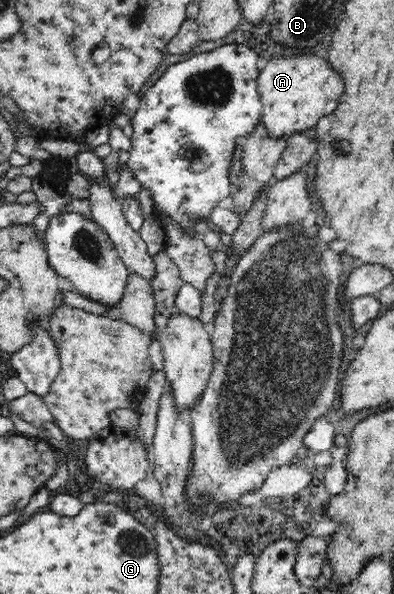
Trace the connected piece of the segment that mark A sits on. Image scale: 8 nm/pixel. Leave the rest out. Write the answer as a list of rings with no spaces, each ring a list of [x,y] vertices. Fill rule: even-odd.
[[[294,51],[289,56],[270,58],[259,71],[256,84],[262,103],[261,121],[270,136],[286,140],[298,132],[314,128],[318,120],[330,115],[337,108],[344,89],[342,77],[330,68],[326,58],[315,54],[300,55]]]

